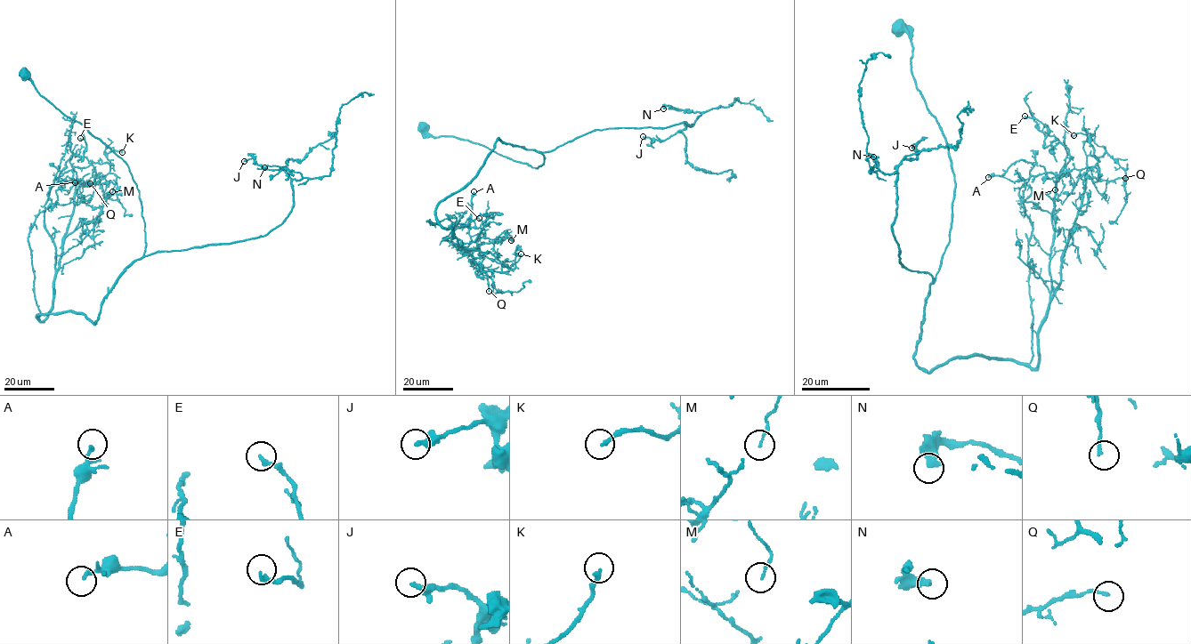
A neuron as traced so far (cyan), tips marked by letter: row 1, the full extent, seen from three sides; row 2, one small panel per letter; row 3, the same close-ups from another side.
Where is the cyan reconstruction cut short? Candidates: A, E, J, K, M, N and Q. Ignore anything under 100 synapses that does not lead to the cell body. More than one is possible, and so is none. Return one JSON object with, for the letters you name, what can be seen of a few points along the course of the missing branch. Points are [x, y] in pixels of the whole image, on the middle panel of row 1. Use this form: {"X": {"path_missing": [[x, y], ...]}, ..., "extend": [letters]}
{"extend": []}

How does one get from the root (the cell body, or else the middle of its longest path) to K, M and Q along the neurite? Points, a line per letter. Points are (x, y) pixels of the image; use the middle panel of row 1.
K: (423, 128), (535, 168), (544, 156), (498, 138), (435, 210), (480, 266), (507, 271), (521, 253)
M: (423, 128), (535, 168), (544, 156), (498, 138), (435, 210), (490, 269), (501, 270), (497, 237), (511, 240)
Q: (423, 128), (535, 168), (544, 156), (498, 138), (478, 173), (437, 206), (436, 221), (485, 271), (489, 291)

